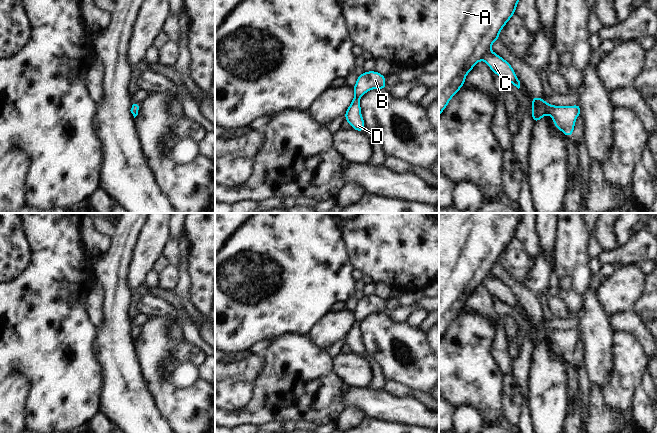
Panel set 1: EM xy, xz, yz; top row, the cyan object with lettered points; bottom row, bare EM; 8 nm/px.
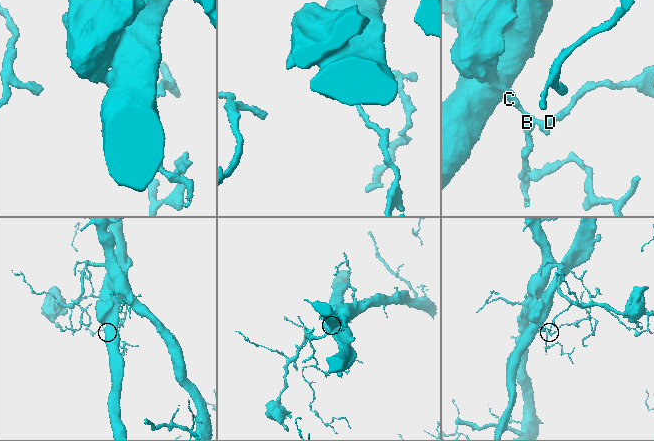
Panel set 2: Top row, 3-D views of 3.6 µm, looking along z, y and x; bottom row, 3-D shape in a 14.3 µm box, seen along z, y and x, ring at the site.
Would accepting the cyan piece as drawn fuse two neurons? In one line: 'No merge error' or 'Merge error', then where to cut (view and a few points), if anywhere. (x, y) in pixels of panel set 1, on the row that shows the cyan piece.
No merge error. No split.

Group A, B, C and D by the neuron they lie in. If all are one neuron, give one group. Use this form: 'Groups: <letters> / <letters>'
Groups: A B C D.

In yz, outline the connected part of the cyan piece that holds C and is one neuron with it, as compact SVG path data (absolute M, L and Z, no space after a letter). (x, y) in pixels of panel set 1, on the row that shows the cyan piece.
M439 0L439 116L446 109L451 98L465 85L467 74L480 61L484 60L499 77L520 88L520 81L511 64L491 51L499 33L515 14L519 0Z

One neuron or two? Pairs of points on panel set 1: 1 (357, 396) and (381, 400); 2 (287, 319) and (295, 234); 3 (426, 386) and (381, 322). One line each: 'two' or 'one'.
1: one
2: one
3: one

